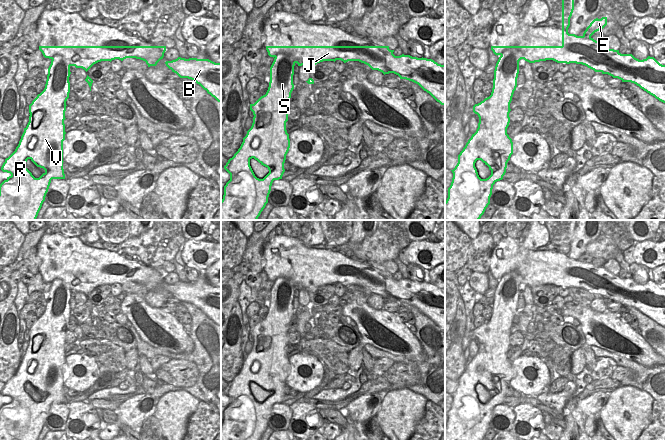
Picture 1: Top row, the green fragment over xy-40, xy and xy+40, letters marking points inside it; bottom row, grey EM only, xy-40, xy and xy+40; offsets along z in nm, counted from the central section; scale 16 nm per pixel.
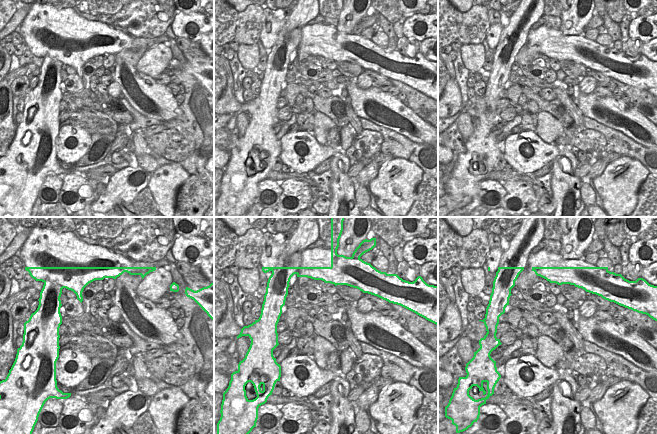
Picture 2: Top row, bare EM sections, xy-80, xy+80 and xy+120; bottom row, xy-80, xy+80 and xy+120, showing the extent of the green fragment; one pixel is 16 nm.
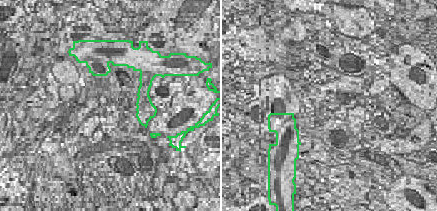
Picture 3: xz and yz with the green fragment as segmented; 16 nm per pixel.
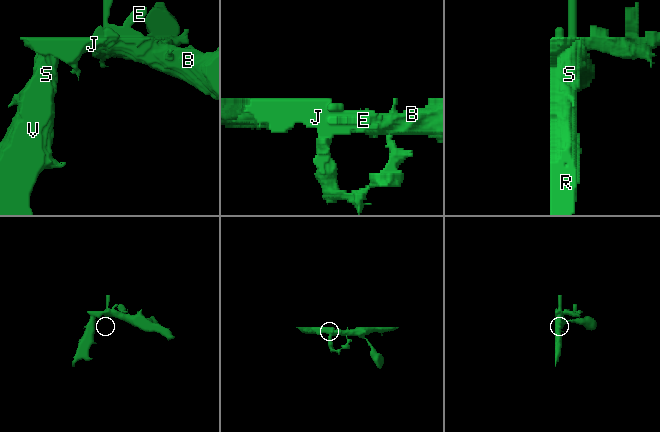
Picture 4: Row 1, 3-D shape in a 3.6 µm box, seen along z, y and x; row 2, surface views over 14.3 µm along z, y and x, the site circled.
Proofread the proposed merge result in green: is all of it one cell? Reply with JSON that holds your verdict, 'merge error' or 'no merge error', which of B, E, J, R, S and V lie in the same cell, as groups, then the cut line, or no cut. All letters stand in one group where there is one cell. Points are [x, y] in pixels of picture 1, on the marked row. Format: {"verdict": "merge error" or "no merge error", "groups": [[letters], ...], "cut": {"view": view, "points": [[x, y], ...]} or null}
{"verdict": "merge error", "groups": [["B", "E", "J"], ["R", "S", "V"]], "cut": {"view": "xy", "points": [[275, 57], [279, 53], [289, 52], [295, 62]]}}

